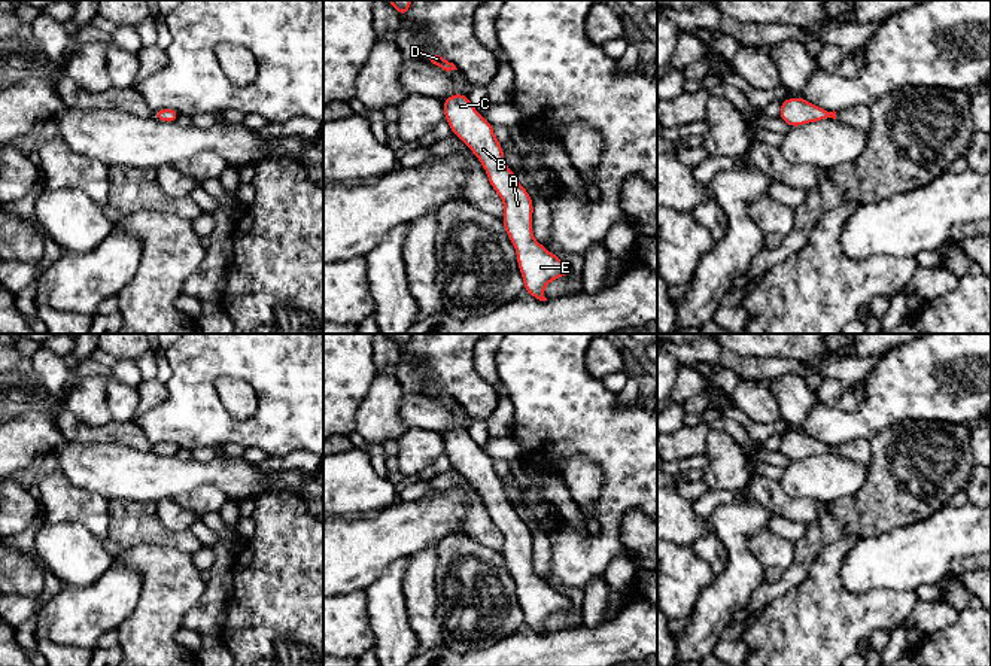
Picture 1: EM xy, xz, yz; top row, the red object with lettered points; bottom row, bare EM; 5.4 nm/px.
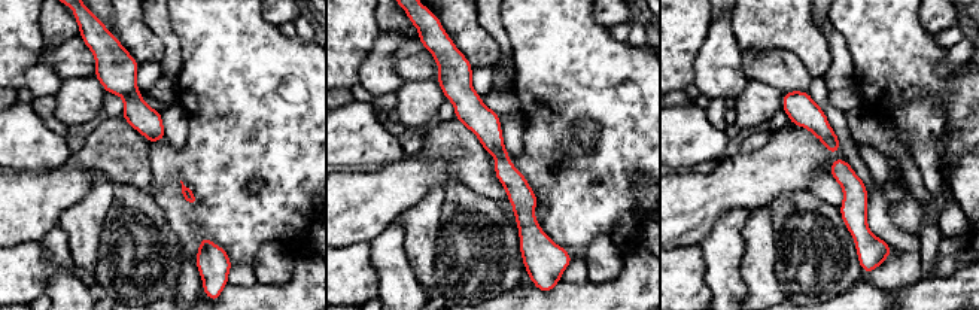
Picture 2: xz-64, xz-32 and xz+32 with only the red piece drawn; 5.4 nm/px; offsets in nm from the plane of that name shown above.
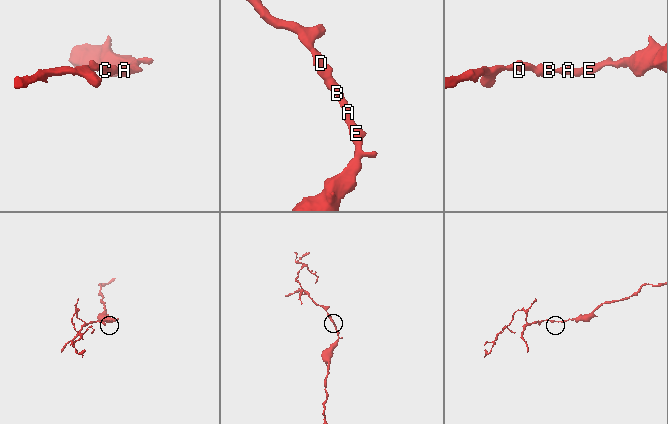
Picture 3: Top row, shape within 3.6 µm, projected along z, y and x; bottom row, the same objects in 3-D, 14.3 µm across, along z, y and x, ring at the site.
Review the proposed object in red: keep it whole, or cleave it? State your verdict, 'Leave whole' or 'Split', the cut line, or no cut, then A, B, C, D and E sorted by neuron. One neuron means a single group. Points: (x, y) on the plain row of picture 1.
Leave whole. No split. Groups: A B C D E

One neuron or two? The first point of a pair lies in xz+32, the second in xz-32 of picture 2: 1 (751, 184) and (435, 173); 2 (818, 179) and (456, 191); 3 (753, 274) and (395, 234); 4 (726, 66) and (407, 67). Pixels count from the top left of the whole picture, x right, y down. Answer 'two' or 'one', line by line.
1: one
2: two
3: two
4: two

